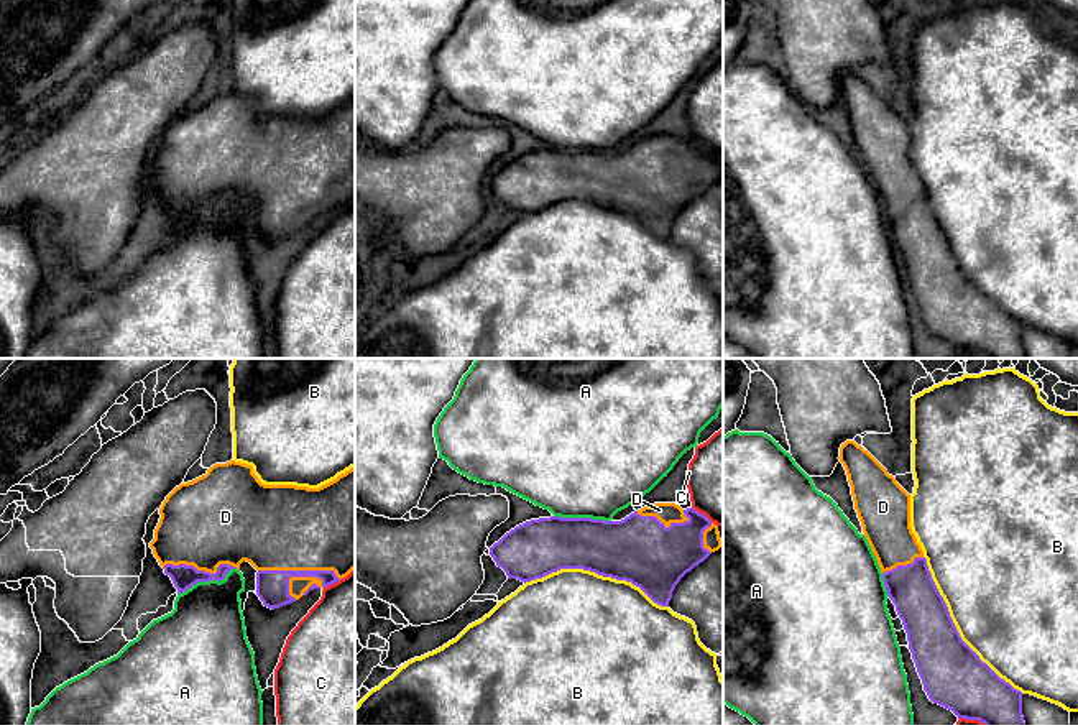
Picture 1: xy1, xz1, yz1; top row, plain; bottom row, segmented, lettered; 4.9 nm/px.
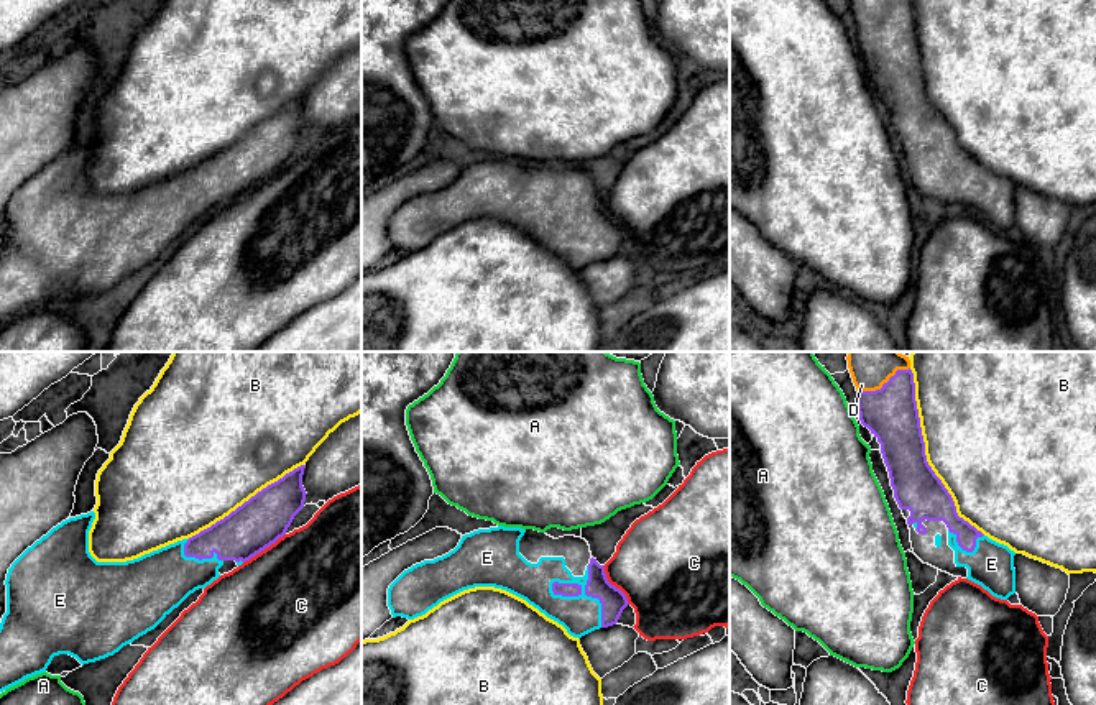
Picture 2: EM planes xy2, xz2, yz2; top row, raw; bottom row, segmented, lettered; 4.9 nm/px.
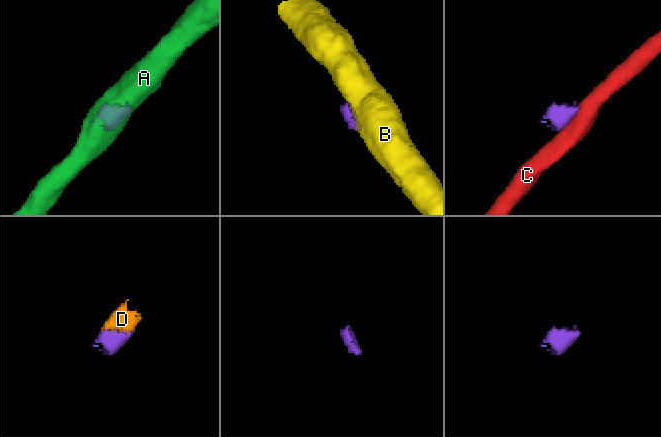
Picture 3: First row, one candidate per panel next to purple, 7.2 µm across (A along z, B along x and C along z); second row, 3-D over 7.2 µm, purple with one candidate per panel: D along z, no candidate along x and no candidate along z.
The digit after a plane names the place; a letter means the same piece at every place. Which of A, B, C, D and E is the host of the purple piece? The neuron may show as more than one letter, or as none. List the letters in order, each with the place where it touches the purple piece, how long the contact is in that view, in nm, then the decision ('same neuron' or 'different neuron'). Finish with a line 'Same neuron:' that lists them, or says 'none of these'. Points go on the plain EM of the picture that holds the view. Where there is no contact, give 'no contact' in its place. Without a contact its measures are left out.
A: xy1 (206, 212) | 320 nm | different neuron
B: yz2 (925, 87) | 900 nm | different neuron
C: xy2 (263, 181) | 260 nm | different neuron
D: xy1 (299, 203) | 400 nm | same neuron
E: xz2 (587, 227) | 340 nm | same neuron
Same neuron: D, E

